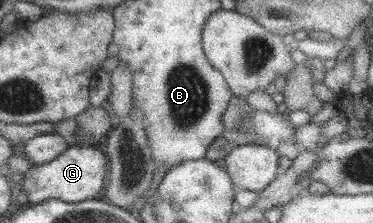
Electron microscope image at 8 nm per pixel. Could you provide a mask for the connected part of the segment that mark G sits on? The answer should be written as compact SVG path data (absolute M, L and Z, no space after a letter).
M79 144L67 147L55 160L42 165L34 165L27 172L18 190L23 190L29 198L29 205L45 202L56 198L68 203L78 203L84 200L100 197L105 188L105 178L109 172L109 159L104 148Z

